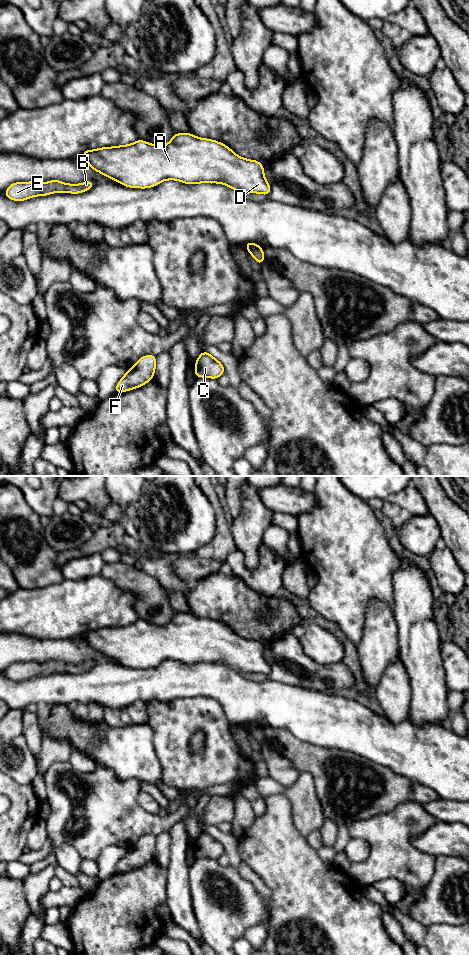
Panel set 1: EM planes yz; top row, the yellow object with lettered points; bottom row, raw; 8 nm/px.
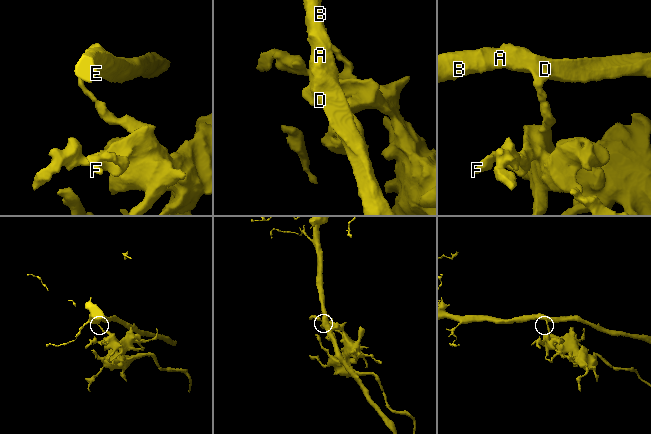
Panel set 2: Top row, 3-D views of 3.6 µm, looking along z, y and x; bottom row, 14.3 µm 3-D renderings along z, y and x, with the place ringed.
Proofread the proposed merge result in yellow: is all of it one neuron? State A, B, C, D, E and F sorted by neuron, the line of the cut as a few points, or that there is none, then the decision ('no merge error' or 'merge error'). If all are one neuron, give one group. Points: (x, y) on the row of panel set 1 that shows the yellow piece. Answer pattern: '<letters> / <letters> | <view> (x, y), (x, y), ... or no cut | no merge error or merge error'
A B D E / C F | yz (257, 245), (248, 250) | merge error

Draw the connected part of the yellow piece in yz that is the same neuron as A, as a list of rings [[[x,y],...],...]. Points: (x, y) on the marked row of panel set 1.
[[[175,133],[170,142],[162,146],[138,139],[129,145],[85,150],[80,155],[94,171],[130,188],[146,189],[164,180],[178,180],[185,184],[221,183],[242,194],[268,196],[271,191],[260,161],[242,158],[223,143],[198,138],[192,133]]]

